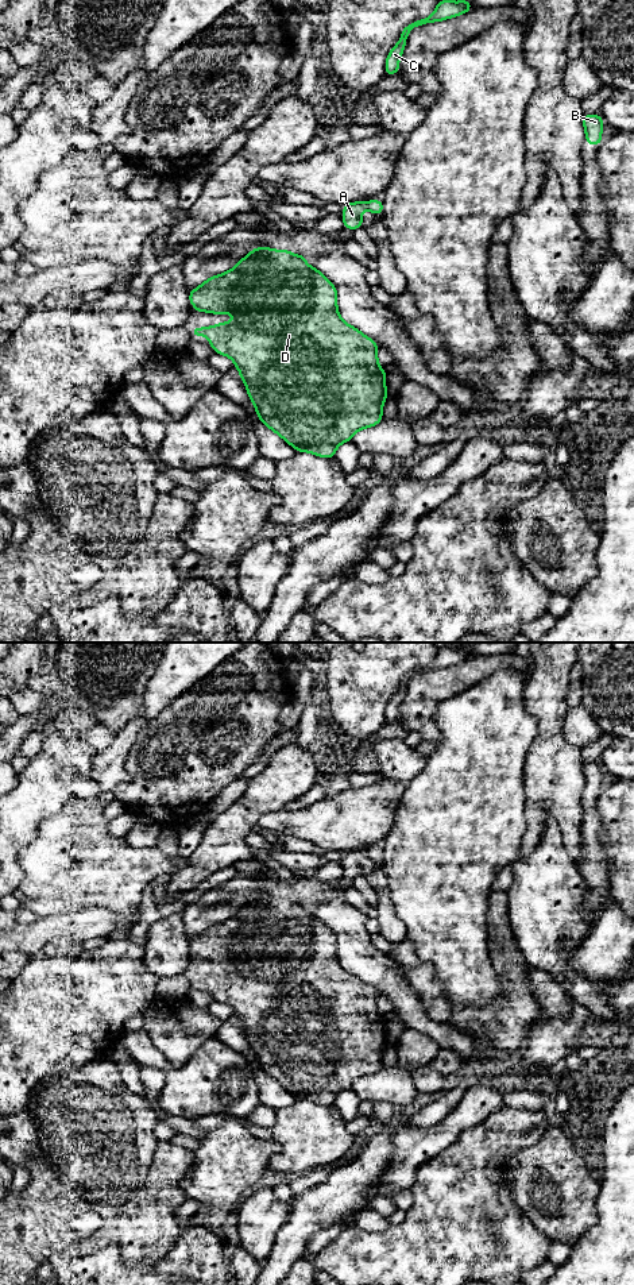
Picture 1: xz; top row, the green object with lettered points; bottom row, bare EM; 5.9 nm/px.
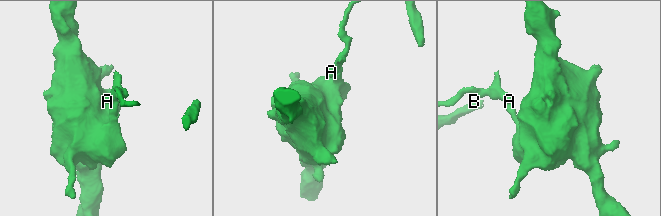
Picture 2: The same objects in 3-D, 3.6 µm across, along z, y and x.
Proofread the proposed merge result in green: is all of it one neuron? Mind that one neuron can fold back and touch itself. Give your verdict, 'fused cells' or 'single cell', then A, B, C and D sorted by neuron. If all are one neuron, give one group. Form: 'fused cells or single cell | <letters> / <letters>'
fused cells | A B C / D

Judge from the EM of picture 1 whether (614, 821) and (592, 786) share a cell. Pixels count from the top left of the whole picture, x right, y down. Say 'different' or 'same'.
different

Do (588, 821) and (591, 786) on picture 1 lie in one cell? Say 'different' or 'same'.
same

